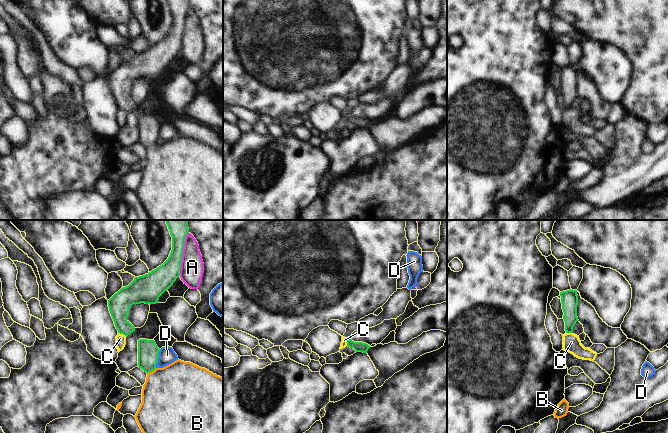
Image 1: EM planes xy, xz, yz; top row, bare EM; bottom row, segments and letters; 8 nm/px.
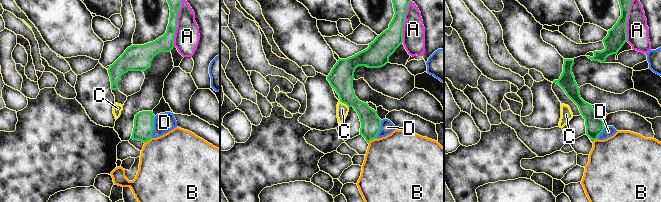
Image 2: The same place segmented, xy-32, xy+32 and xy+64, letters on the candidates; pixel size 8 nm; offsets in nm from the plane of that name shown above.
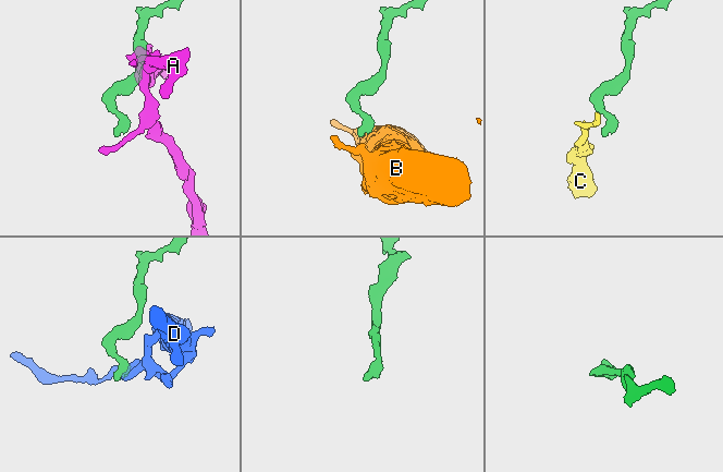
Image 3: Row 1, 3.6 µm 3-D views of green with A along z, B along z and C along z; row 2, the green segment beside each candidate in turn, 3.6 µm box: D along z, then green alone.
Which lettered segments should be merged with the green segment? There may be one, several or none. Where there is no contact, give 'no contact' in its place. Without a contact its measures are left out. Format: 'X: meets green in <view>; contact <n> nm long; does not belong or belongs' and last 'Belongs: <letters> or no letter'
A: meets green in xy; contact 360 nm long; does not belong
B: meets green in xy; contact 90 nm long; belongs
C: meets green in xy; contact 80 nm long; does not belong
D: meets green in xy; contact 160 nm long; does not belong
Belongs: B

